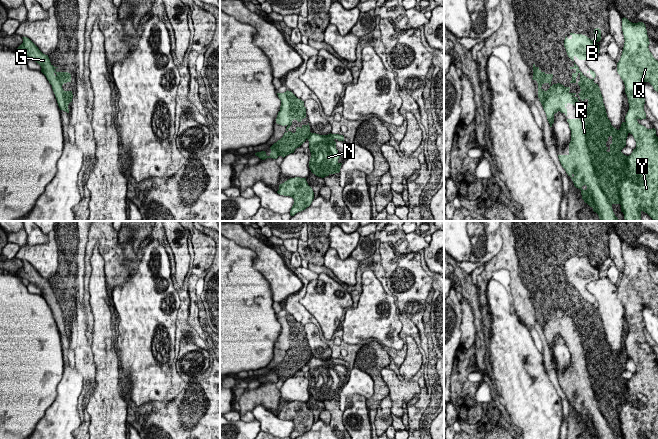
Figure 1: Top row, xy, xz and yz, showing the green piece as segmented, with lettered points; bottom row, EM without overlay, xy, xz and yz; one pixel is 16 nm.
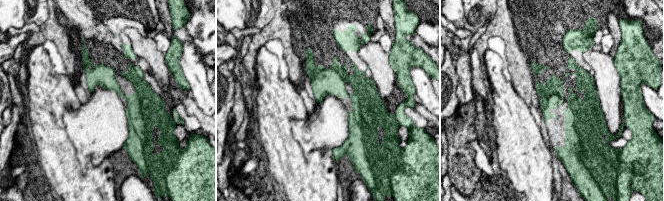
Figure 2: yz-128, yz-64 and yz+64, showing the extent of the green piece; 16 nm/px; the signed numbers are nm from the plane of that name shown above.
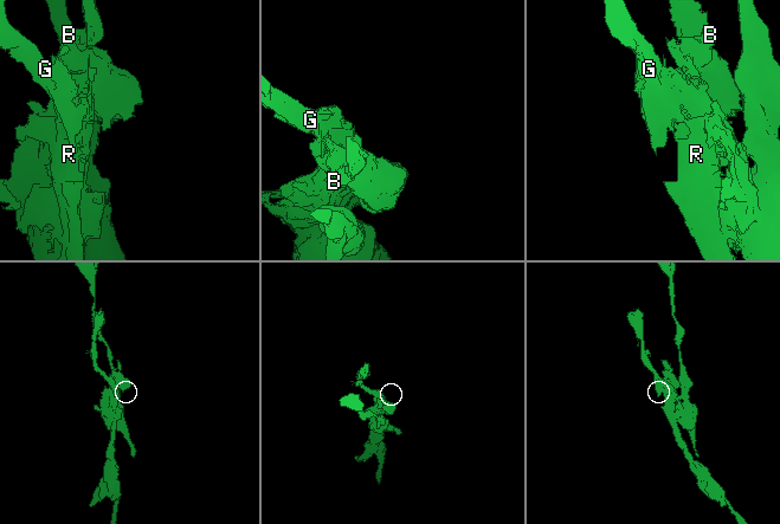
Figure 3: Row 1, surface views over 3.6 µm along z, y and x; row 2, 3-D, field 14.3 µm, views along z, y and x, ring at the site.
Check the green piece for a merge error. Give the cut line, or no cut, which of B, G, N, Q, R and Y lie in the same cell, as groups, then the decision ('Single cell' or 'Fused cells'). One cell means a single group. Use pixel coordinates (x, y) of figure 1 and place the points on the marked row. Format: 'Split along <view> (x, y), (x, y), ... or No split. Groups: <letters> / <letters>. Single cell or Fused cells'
Split along yz (580, 118), (593, 171), (601, 191), (611, 206). Groups: B N Q Y / G R. Fused cells

